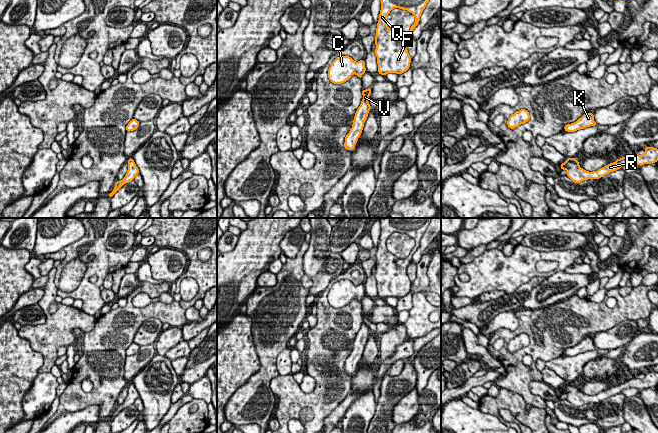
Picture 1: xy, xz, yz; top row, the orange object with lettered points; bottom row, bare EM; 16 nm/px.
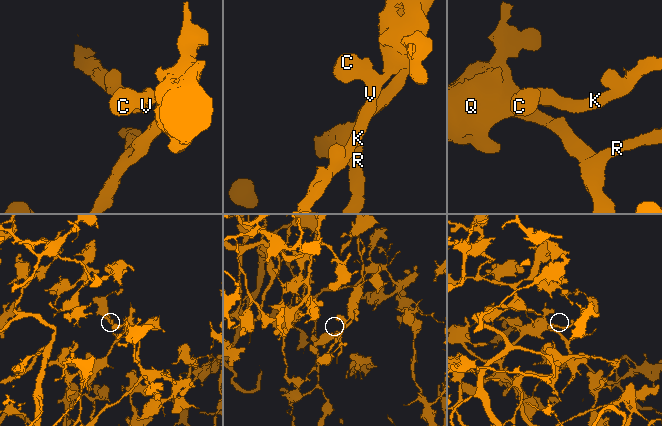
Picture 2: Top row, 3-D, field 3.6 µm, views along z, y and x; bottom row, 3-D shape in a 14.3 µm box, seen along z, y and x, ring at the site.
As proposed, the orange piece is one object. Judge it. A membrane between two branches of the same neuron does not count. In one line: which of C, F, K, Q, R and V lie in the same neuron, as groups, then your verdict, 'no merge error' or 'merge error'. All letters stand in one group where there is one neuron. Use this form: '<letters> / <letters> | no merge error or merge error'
C F K Q R V | no merge error

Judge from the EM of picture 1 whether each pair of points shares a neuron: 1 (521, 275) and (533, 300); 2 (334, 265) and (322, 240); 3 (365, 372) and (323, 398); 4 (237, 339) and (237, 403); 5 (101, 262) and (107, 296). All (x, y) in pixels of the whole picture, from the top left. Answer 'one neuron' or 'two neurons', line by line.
1: two neurons
2: two neurons
3: two neurons
4: two neurons
5: two neurons

